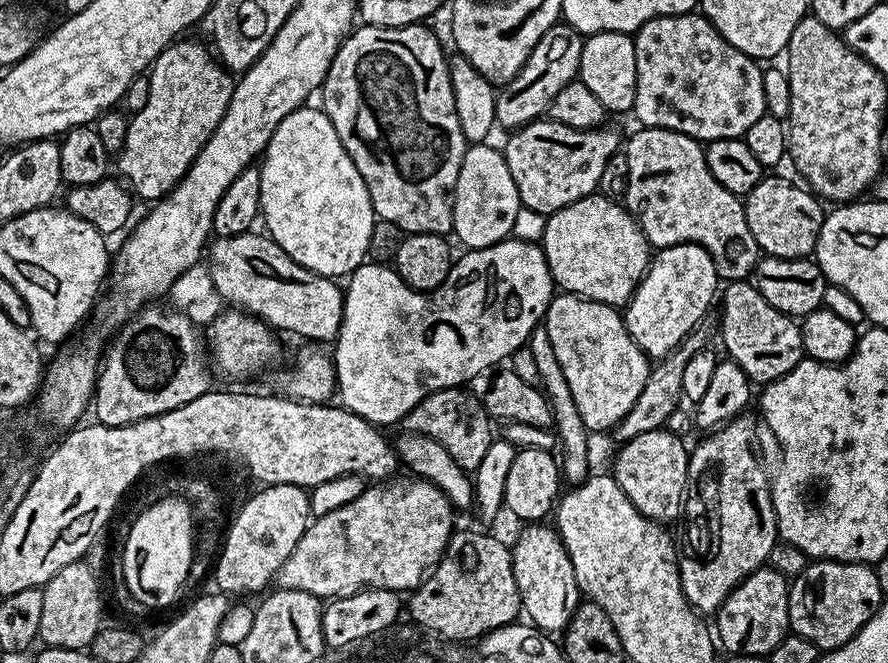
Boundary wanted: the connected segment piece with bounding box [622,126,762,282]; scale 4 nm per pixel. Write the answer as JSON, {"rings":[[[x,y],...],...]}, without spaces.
{"rings":[[[665,128],[635,129],[637,132],[626,140],[626,155],[630,162],[630,182],[623,198],[623,205],[638,222],[642,234],[653,249],[669,248],[675,244],[697,244],[710,254],[721,281],[748,280],[755,273],[756,264],[762,255],[750,226],[746,226],[746,214],[741,197],[735,196],[706,166],[701,141]]]}

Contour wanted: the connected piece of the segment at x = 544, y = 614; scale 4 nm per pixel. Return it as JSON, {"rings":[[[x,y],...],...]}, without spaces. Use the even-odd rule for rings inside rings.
{"rings":[[[532,522],[520,532],[516,545],[511,545],[510,580],[514,592],[520,597],[519,607],[523,615],[533,620],[535,627],[545,634],[563,633],[571,622],[572,615],[582,603],[582,593],[570,554],[560,540],[560,533],[555,527],[544,522]]]}

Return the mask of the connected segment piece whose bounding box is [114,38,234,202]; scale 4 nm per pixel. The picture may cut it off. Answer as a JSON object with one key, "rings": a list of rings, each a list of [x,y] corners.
{"rings":[[[188,38],[169,44],[152,63],[147,73],[150,98],[128,120],[125,146],[114,160],[115,171],[117,168],[121,172],[123,183],[147,202],[163,200],[188,173],[188,167],[230,106],[233,73],[216,59],[205,43],[184,39]]]}

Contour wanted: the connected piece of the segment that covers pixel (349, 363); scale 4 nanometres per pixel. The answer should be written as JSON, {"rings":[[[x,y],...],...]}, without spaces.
{"rings":[[[507,238],[500,240],[497,244],[490,245],[489,248],[474,249],[465,251],[465,256],[453,263],[450,274],[446,274],[446,282],[438,286],[434,291],[429,293],[419,292],[416,288],[411,288],[402,277],[397,274],[395,267],[387,264],[373,264],[365,262],[359,264],[355,270],[347,277],[346,287],[343,289],[344,294],[344,317],[340,323],[340,332],[334,341],[334,363],[336,365],[336,387],[338,389],[338,400],[343,407],[350,409],[354,414],[358,414],[363,420],[370,421],[377,426],[384,424],[397,424],[403,421],[404,416],[422,402],[432,392],[437,392],[443,388],[459,388],[467,385],[467,380],[475,378],[479,372],[484,372],[487,368],[495,366],[499,360],[507,361],[513,352],[519,348],[525,347],[529,343],[529,336],[536,326],[542,323],[547,311],[548,305],[551,304],[554,295],[554,285],[552,275],[548,269],[548,263],[544,257],[543,247],[539,243],[531,240],[517,240]]]}

